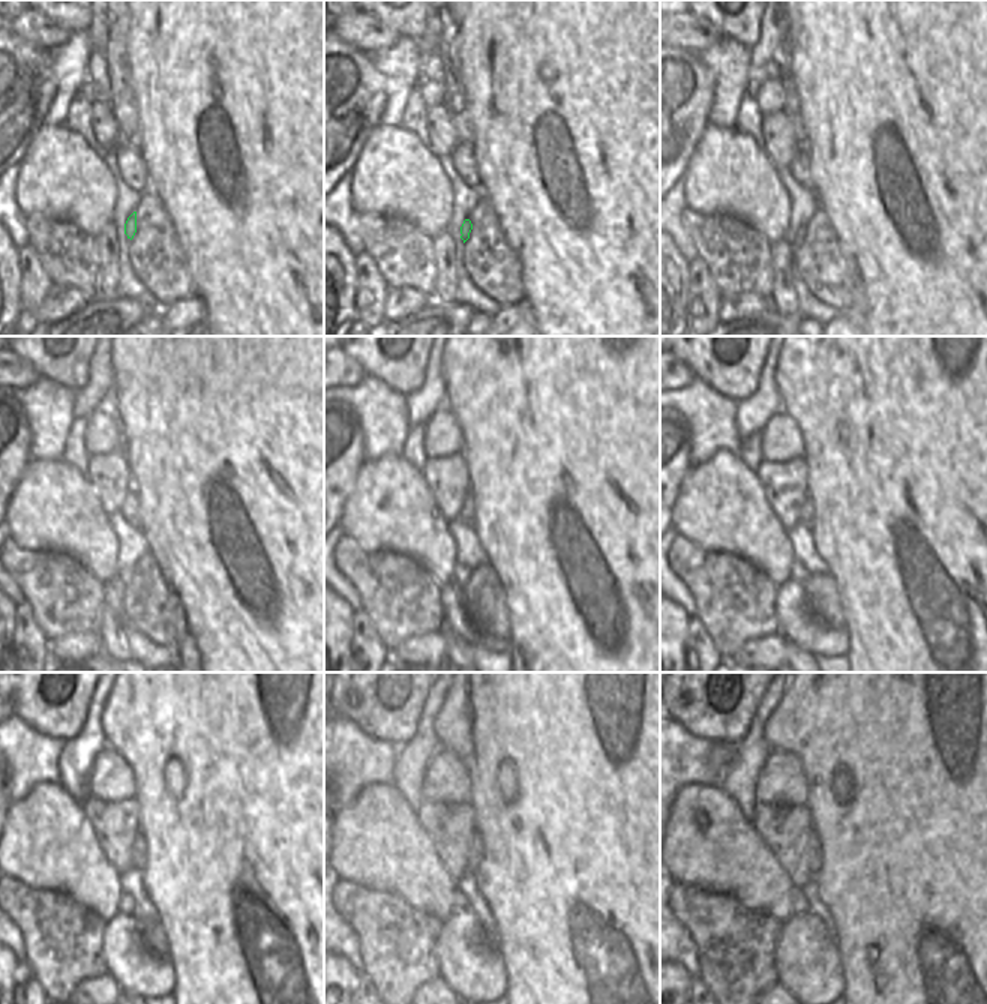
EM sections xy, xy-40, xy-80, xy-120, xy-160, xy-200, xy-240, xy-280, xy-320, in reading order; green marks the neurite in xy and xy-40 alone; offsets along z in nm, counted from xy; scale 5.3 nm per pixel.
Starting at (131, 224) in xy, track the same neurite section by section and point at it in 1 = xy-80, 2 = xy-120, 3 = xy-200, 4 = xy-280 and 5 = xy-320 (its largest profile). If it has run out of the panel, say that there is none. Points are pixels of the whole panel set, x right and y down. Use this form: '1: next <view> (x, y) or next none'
1: next xy-80 (798, 237)
2: next xy-120 (125, 575)
3: next xy-200 (798, 574)
4: next xy-280 (461, 902)
5: next xy-320 (798, 904)

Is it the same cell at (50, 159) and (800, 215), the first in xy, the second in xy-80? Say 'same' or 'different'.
different

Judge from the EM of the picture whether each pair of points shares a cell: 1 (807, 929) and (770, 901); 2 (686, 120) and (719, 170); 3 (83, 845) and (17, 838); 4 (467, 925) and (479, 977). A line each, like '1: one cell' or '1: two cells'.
1: two cells
2: two cells
3: one cell
4: one cell

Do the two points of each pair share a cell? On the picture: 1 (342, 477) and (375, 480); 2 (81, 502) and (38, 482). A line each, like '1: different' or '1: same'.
1: different
2: same

